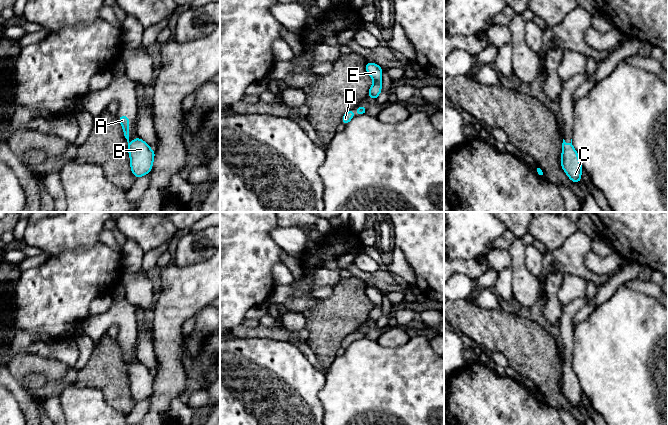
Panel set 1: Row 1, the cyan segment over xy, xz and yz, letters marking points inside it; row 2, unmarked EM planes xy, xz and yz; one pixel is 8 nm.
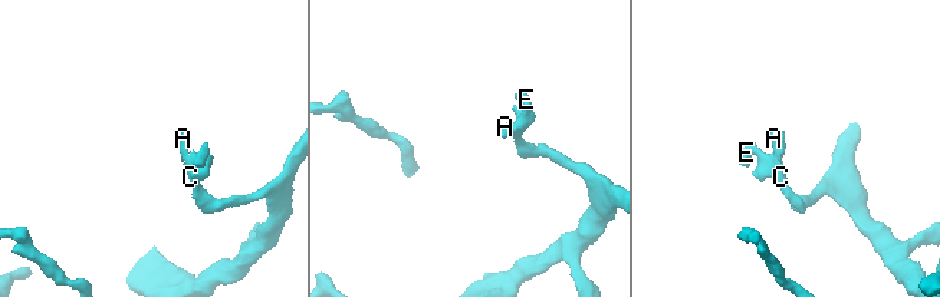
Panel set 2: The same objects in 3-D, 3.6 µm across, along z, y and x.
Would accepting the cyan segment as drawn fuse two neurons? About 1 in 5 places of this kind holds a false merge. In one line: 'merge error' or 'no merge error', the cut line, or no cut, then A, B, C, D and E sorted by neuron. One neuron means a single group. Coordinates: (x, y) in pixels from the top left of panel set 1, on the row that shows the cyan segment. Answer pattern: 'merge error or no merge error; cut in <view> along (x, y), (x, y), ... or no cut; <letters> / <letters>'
no merge error; no cut; A B C D E

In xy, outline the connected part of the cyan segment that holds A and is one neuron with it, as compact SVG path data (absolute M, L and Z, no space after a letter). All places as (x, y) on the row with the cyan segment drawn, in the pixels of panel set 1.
M119 116L118 120L122 125L124 136L128 142L130 167L133 175L136 178L139 178L150 173L153 166L155 151L152 150L149 145L139 137L135 137L133 142L130 144L129 116Z

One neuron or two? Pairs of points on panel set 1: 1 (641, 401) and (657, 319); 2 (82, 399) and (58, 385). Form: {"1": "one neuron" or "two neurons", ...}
{"1": "one neuron", "2": "two neurons"}

